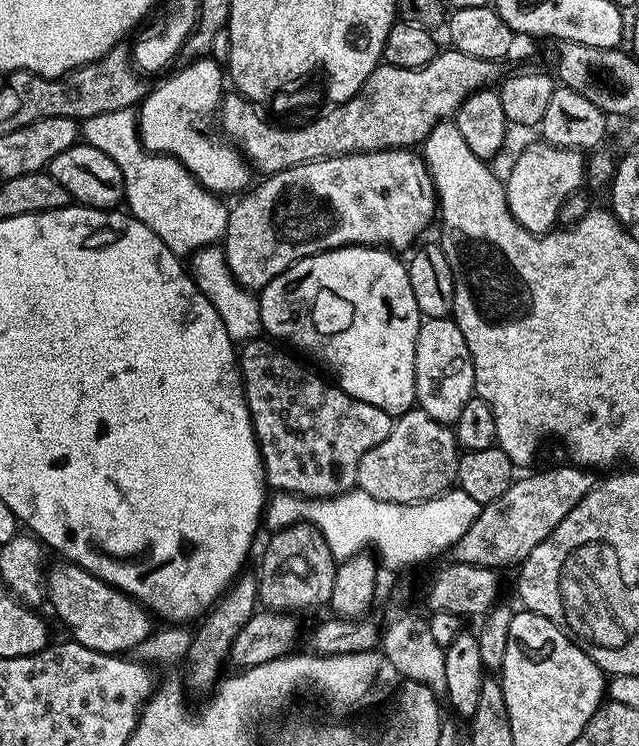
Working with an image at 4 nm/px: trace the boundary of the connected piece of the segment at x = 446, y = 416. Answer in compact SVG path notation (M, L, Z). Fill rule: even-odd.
M425 319L418 330L416 357L414 358L416 379L416 404L439 424L455 425L462 406L474 394L474 366L470 358L470 346L462 338L462 330L455 319Z

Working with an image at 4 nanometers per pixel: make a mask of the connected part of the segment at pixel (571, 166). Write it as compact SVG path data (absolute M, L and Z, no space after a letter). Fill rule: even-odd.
M543 142L528 144L517 154L506 175L504 193L510 214L514 214L516 221L526 230L537 234L551 232L558 210L562 210L562 202L566 202L570 194L581 191L585 180L586 160L577 149L559 148Z

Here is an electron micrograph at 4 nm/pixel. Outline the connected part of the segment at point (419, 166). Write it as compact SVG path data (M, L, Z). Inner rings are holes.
M383 148L381 152L351 152L345 156L331 156L321 160L307 160L298 166L290 166L281 172L275 172L273 176L264 176L261 184L249 187L228 210L228 225L224 231L222 247L224 257L234 274L234 278L240 283L241 288L259 290L265 288L274 278L278 278L292 264L297 264L307 256L317 256L320 252L329 252L335 248L349 248L351 244L365 246L379 246L389 250L411 249L417 243L416 239L428 228L431 220L435 221L438 216L438 201L436 188L432 185L432 175L424 164L423 155L406 148Z

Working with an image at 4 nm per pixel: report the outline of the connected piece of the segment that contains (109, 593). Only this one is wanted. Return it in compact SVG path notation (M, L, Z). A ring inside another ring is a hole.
M56 562L46 572L46 604L56 611L56 616L68 627L73 641L90 650L111 656L128 654L139 649L141 642L154 631L153 617L140 601L119 592L102 578L90 574L77 564Z

